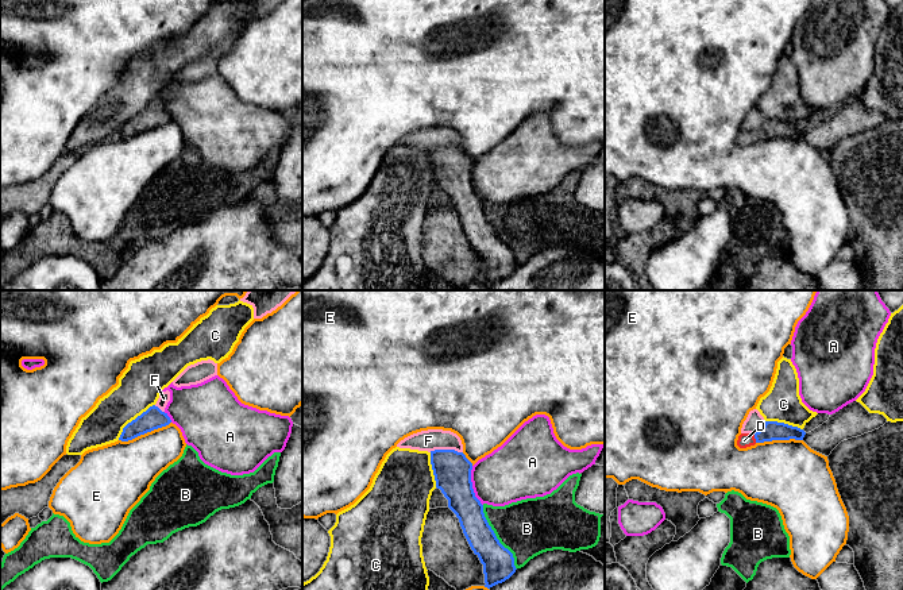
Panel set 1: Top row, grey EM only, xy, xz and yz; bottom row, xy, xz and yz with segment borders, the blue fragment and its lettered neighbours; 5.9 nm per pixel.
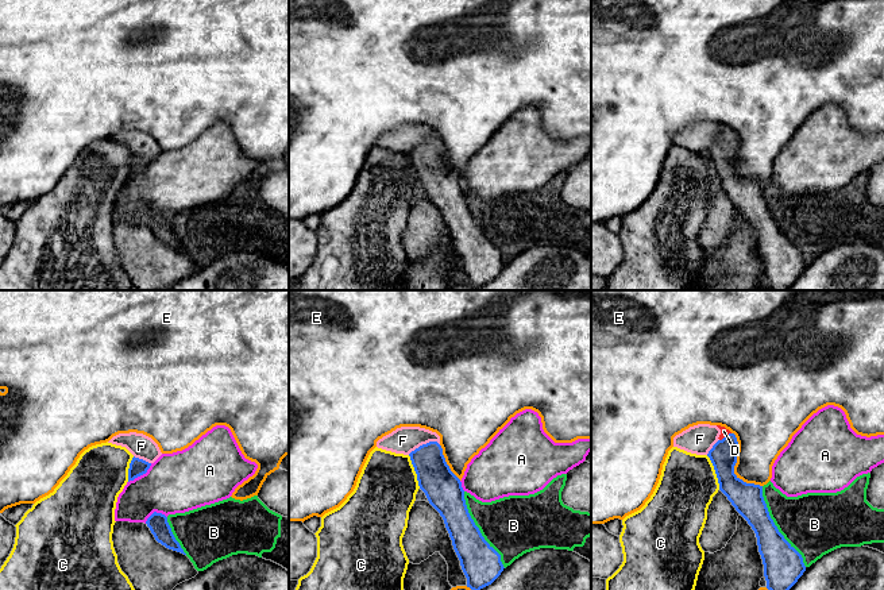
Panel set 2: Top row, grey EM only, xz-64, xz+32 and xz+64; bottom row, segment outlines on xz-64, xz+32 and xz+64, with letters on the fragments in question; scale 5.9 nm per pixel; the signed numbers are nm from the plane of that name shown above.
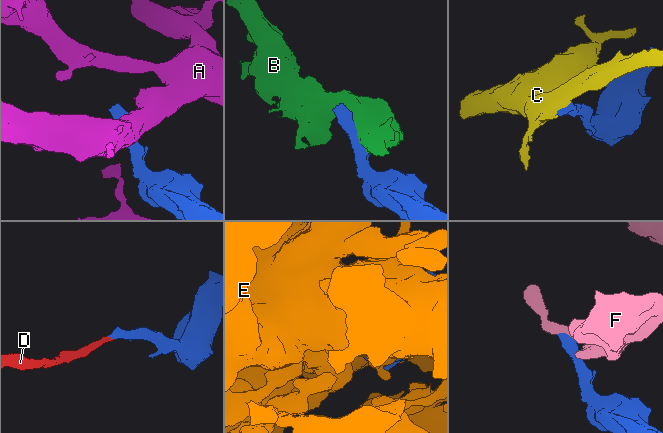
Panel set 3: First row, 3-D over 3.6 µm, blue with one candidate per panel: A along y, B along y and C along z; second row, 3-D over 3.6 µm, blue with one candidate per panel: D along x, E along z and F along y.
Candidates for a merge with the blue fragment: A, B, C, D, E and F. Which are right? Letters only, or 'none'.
D

